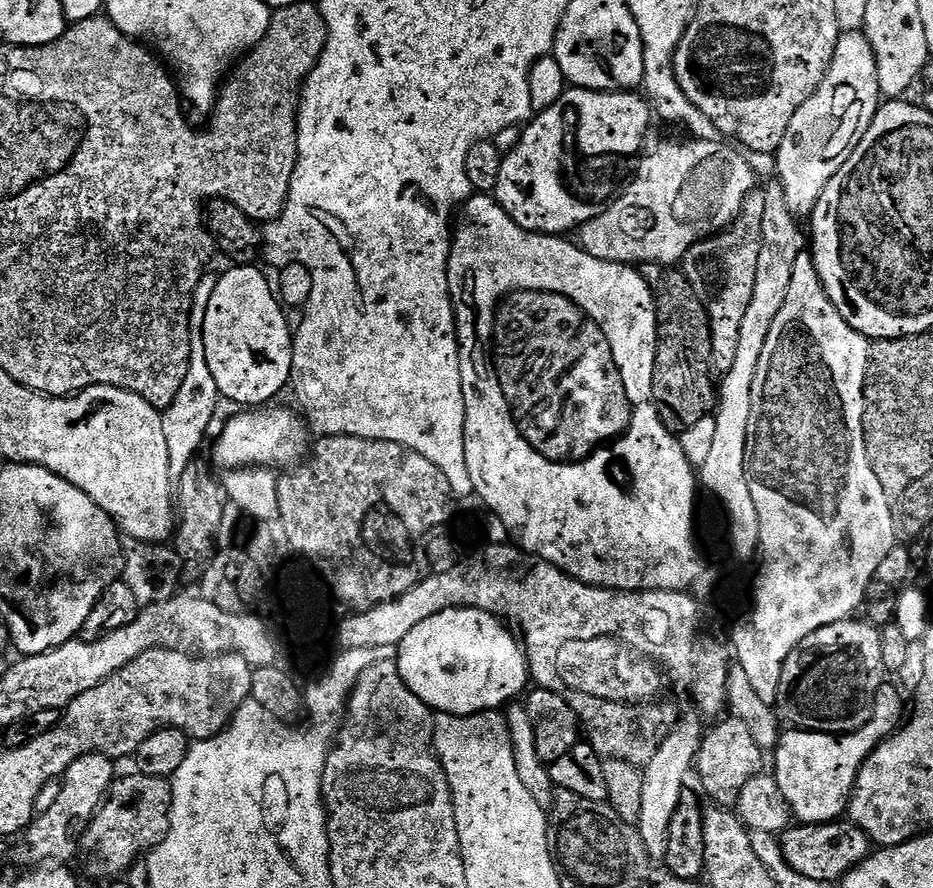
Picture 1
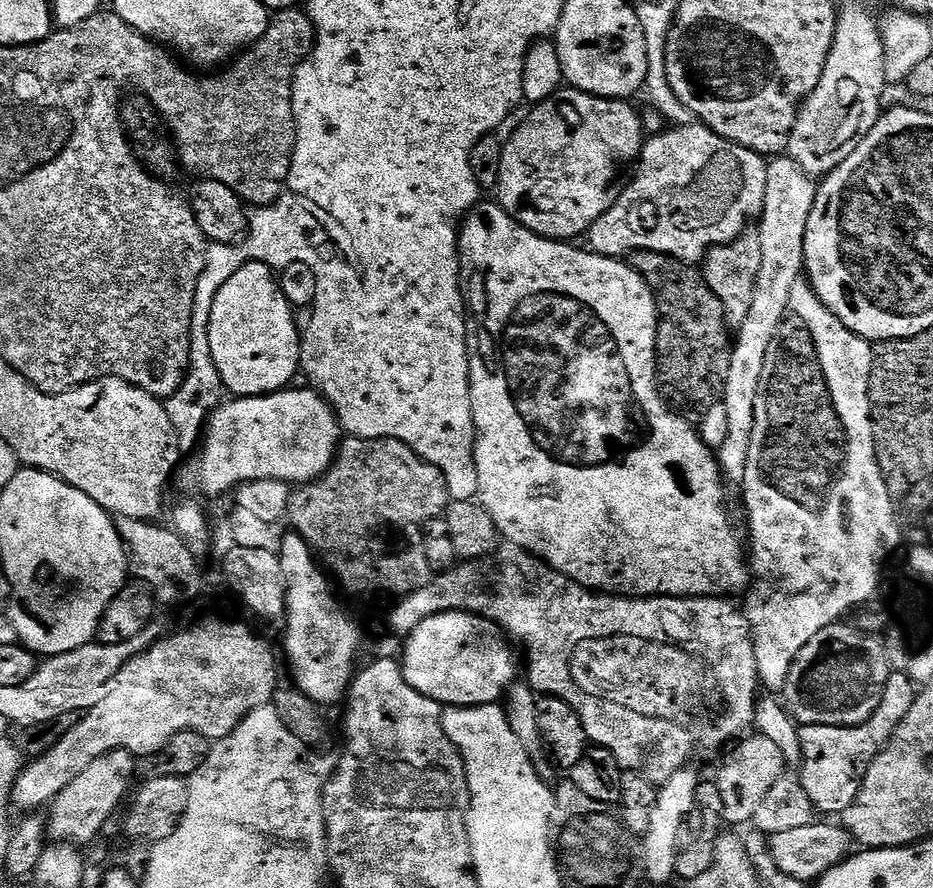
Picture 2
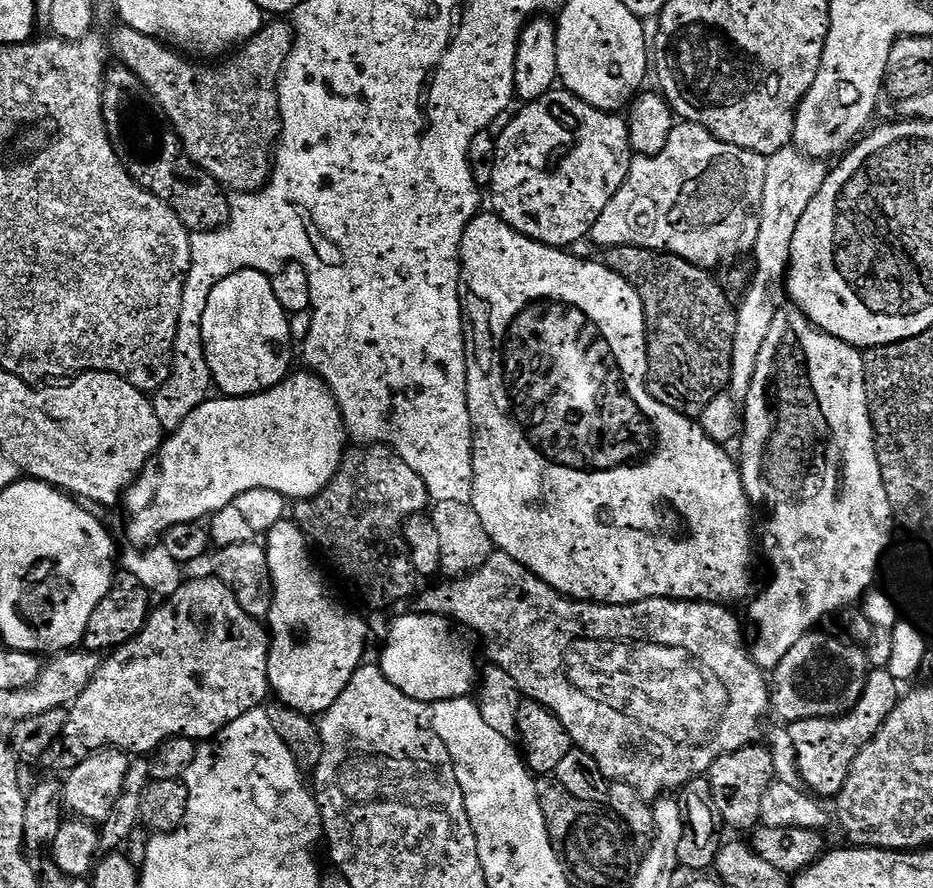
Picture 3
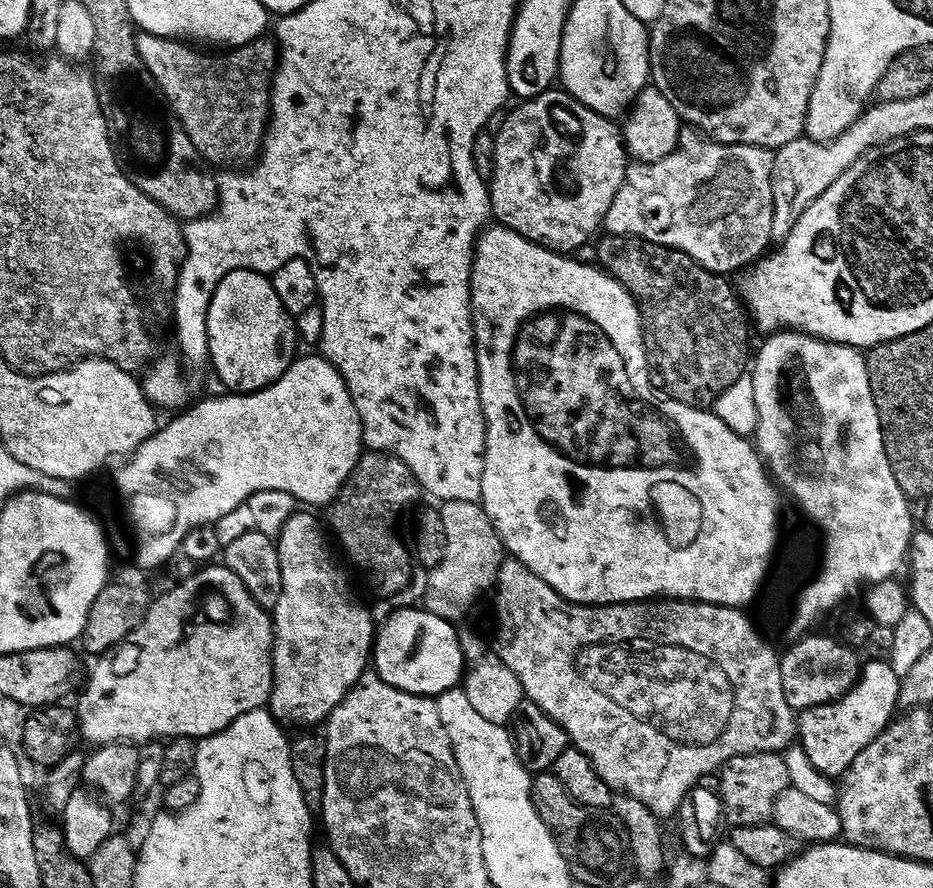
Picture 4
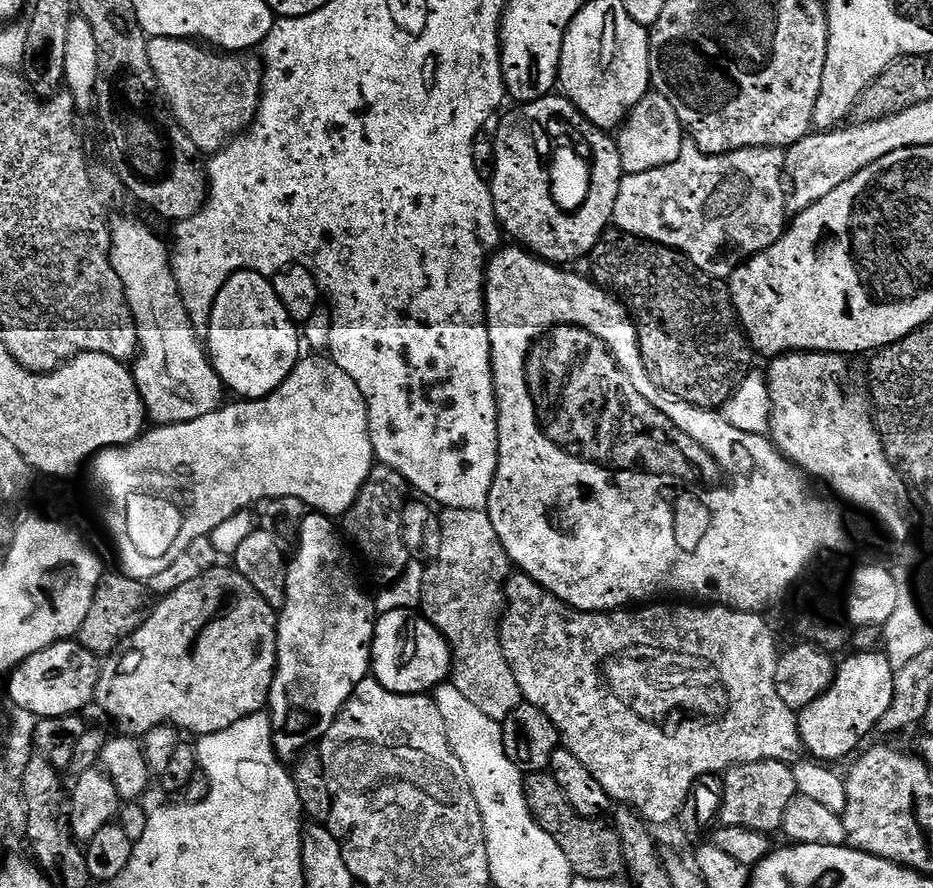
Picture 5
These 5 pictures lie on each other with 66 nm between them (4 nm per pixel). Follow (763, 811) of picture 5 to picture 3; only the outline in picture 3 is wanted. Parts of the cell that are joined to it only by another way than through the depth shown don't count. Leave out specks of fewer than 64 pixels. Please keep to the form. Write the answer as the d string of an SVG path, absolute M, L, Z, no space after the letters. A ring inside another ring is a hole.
M749 746L737 752L725 752L712 763L710 799L718 813L732 828L755 829L761 823L762 798L776 775L771 747Z

